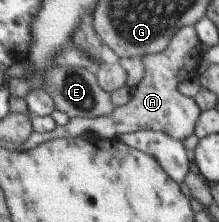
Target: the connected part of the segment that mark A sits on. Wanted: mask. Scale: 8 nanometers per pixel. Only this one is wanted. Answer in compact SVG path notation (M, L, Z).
M193 26L180 28L162 53L141 56L144 74L141 82L130 91L131 101L128 104L116 107L114 112L104 117L72 117L66 125L56 125L56 129L52 131L32 131L30 137L20 145L19 150L28 151L51 139L73 138L94 131L100 138L113 140L137 131L154 130L166 132L171 138L182 142L194 133L196 120L202 111L194 98L178 91L178 83L185 79L195 79L200 74L203 57L201 44Z

